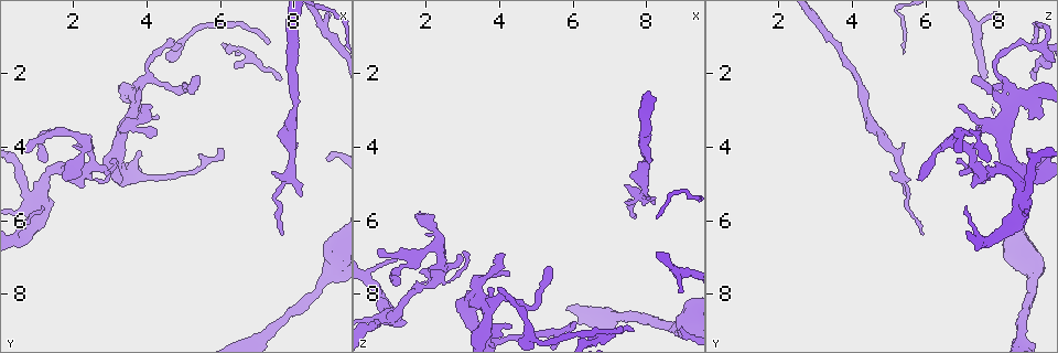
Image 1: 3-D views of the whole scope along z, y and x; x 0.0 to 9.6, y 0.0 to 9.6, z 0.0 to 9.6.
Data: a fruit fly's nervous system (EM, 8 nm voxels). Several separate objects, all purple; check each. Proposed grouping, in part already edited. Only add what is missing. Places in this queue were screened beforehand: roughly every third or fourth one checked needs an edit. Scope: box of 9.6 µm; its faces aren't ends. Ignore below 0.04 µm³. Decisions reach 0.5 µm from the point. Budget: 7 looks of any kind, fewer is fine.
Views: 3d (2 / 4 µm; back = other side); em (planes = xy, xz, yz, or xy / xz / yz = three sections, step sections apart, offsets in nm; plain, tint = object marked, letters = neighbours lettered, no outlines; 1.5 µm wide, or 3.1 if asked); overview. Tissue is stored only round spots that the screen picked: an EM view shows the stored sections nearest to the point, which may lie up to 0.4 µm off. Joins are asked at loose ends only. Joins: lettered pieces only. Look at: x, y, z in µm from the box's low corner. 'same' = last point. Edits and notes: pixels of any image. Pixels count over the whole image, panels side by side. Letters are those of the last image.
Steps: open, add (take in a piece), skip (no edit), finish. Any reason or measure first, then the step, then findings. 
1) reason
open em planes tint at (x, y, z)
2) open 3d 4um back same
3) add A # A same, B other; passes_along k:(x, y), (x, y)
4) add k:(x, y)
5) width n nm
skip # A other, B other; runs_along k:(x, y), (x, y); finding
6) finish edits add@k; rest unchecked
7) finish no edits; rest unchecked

end of a long branch
open em planes letters at (7.30, 1.10, 9.00)

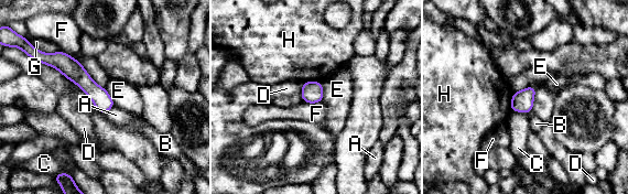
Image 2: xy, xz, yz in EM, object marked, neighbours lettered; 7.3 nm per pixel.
width 140 nm
skip # A other, B other, C other, D other, E other, F other, G other, H other; runs_along 2:(51, 60), (66, 64), (110, 104); no lettered piece goes on from it

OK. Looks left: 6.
branch stops here
open em planes tint at (3.85, 2.50, 7.90)

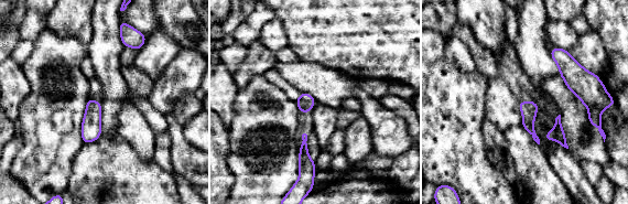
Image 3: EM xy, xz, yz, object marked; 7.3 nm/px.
open em planes letters same

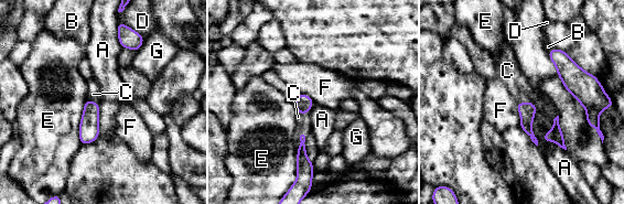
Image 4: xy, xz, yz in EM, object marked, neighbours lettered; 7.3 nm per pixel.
add C # A other, B other, C same, D other, E other, F other, G other; passes_along 4:(527, 110), (527, 103), (509, 74); it goes on there

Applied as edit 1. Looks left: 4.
open overview

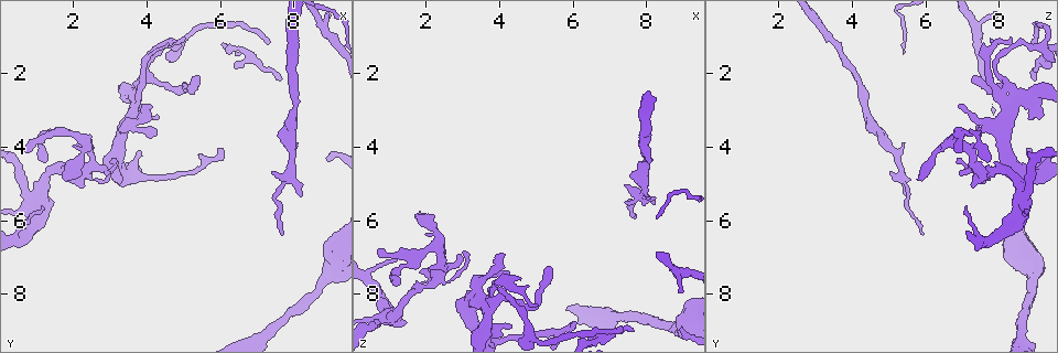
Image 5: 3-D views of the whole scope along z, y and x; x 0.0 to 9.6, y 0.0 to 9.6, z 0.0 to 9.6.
an open end
open em xz step 4 tint at (5.00, 1.00, 8.35)

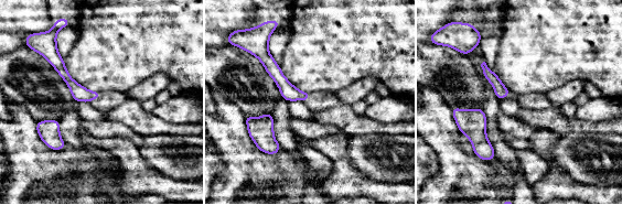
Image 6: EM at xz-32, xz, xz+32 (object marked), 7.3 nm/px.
cut it another way
open em planes letters same

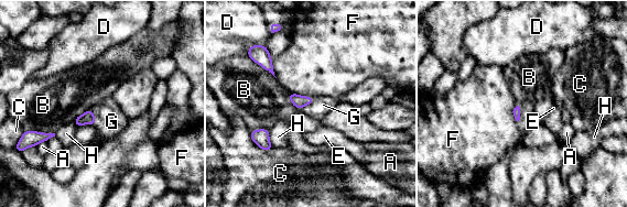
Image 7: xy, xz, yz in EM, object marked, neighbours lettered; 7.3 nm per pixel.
longest_contact F 200 nm
add G # A other, B other, C other, D other, E other, F other, G same, H other; passes_along 7:(517, 109), (519, 112), (527, 115); the cell continues

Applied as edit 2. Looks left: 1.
finish edits add@4, add@7; rest unchecked

